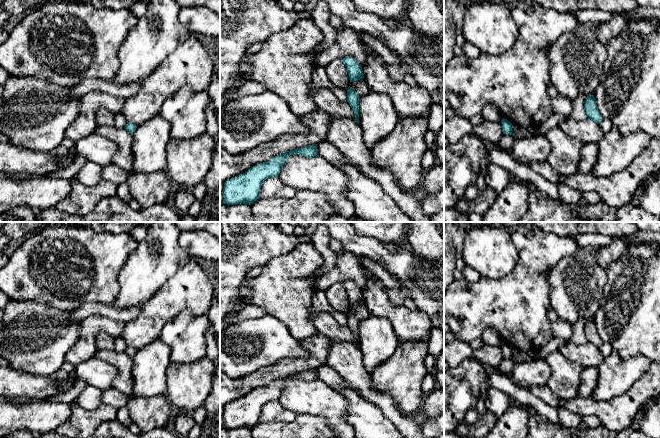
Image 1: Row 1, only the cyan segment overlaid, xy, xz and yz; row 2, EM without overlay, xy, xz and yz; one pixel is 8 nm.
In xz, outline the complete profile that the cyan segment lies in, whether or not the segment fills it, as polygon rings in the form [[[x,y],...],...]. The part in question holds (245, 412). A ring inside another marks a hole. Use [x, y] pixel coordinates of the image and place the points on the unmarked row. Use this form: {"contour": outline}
{"contour": [[[312,368],[283,376],[267,386],[253,390],[248,395],[228,403],[223,412],[223,428],[253,428],[259,423],[262,407],[270,401],[279,400],[280,395],[290,379],[305,381],[318,380],[317,369]]]}

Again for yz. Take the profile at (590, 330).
{"contour": [[[594,319],[587,320],[584,326],[584,333],[588,343],[593,344],[597,348],[600,348],[600,346],[603,344],[603,341],[598,334]]]}

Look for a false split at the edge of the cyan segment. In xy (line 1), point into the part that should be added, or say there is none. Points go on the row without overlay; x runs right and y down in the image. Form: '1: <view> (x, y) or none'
1: none

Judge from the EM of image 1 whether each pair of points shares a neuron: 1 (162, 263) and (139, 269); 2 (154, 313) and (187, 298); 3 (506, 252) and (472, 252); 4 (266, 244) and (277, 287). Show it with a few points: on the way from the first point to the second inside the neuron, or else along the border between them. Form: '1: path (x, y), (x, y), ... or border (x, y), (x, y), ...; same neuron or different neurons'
1: path (156, 263), (152, 263), (145, 269); same neuron
2: path (162, 307), (172, 298), (179, 298); same neuron
3: path (498, 252), (480, 251); same neuron
4: border (292, 250), (271, 258), (262, 267); different neurons

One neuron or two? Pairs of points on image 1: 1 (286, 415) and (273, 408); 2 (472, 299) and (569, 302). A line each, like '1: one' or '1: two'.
1: one
2: two

